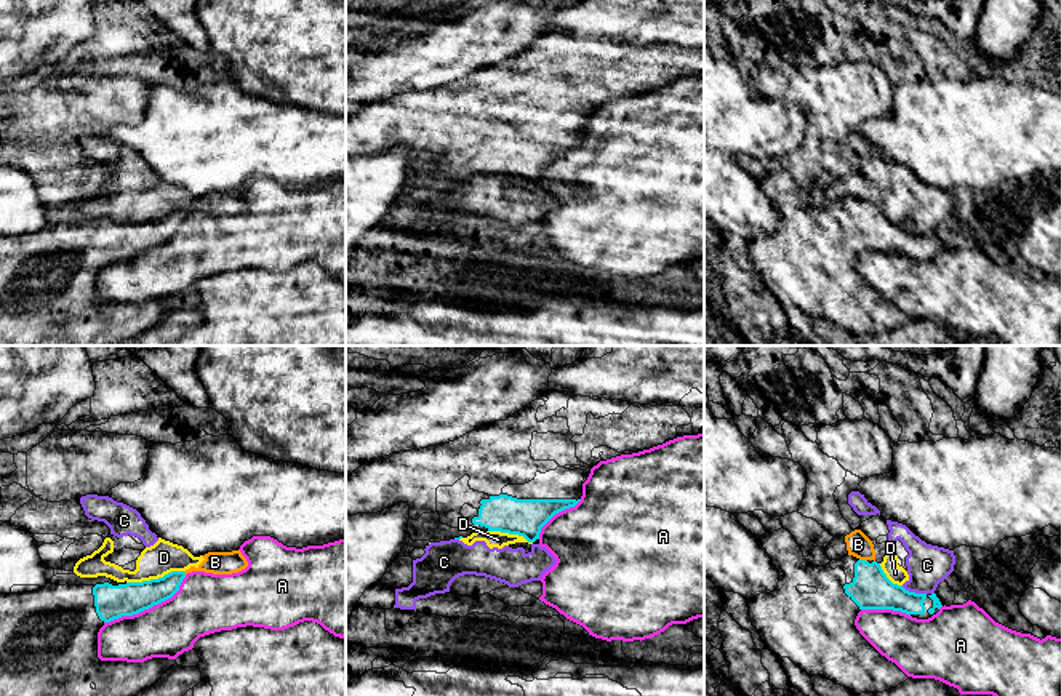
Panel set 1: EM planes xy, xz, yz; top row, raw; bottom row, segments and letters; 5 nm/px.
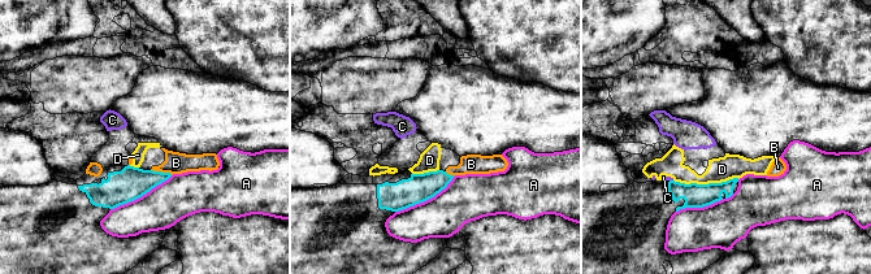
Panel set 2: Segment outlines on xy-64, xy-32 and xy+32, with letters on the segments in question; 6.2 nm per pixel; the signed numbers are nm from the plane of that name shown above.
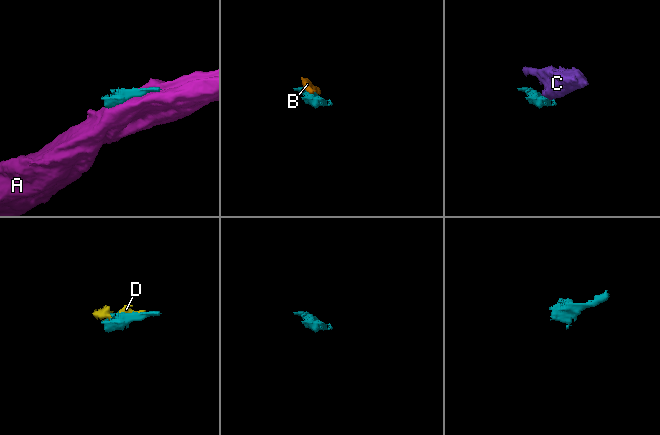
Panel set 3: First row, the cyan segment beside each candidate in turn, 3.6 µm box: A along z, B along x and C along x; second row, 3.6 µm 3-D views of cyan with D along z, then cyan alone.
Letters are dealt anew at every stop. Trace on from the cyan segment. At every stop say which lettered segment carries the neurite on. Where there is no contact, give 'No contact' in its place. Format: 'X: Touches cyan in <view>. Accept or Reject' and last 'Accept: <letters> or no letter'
A: Touches cyan in xy. Reject
B: Touches cyan in yz. Reject
C: Touches cyan in yz. Reject
D: Touches cyan in xy. Reject
Accept: no letter

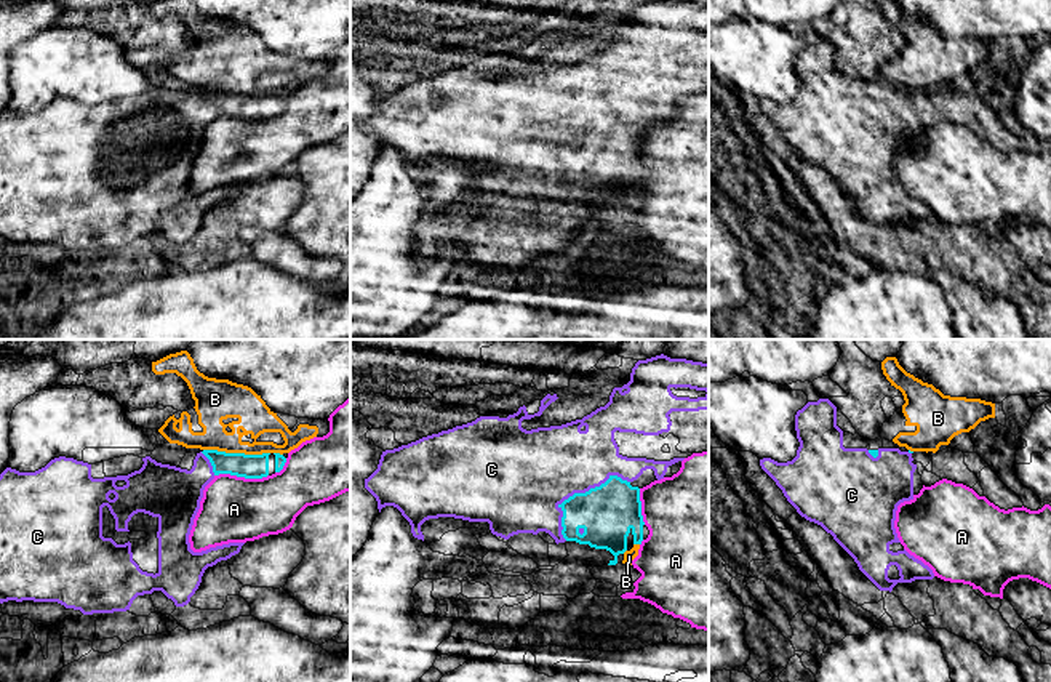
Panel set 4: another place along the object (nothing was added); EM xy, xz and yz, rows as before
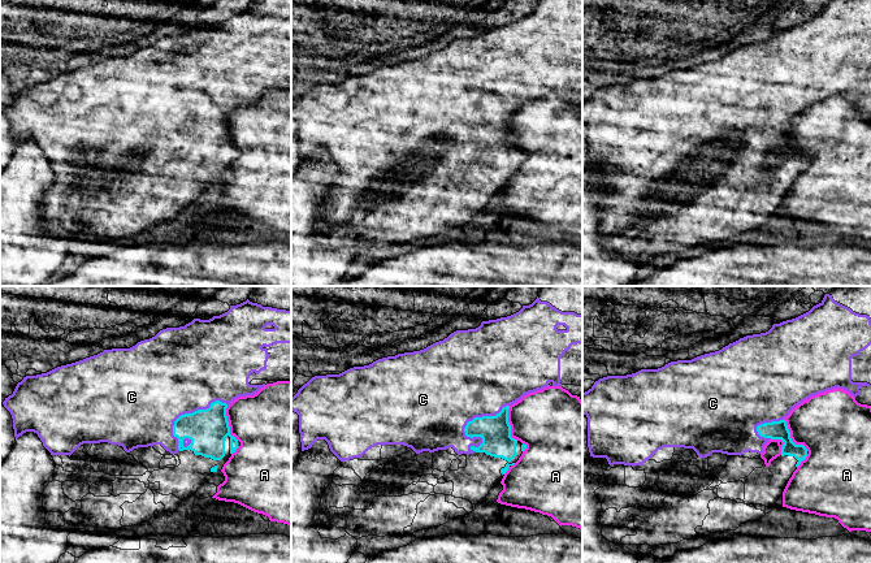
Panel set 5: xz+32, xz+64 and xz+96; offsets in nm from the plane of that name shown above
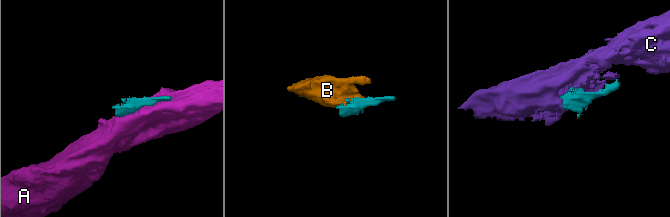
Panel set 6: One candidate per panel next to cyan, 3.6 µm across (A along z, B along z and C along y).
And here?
A: Touches cyan in xy. Reject
B: Touches cyan in xy. Reject
C: Touches cyan in xz. Accept
Accept: C

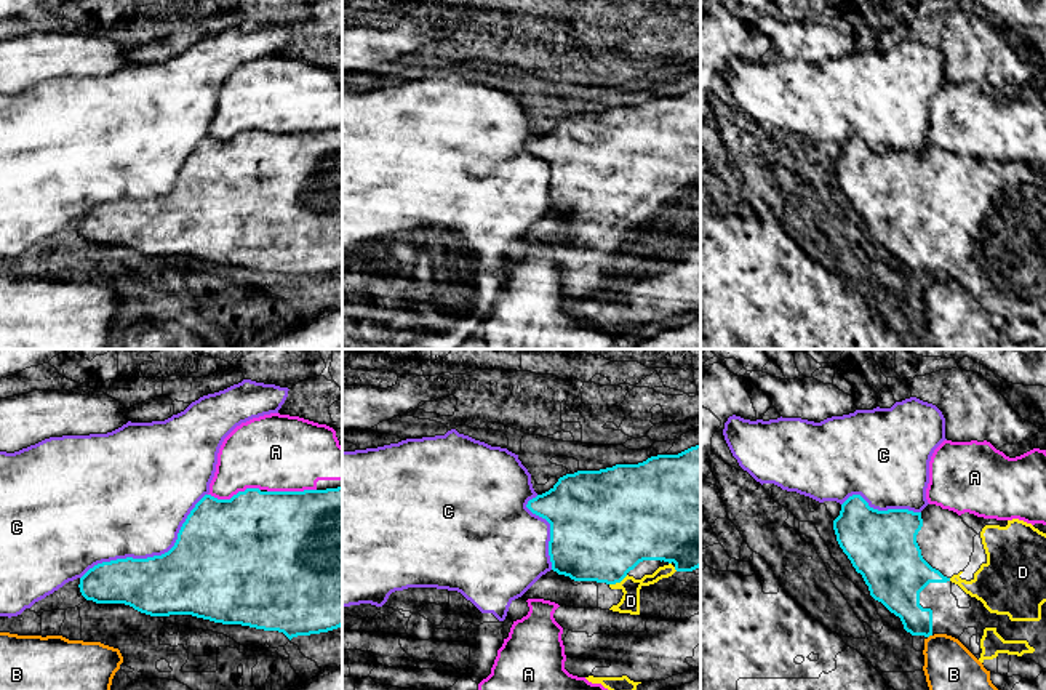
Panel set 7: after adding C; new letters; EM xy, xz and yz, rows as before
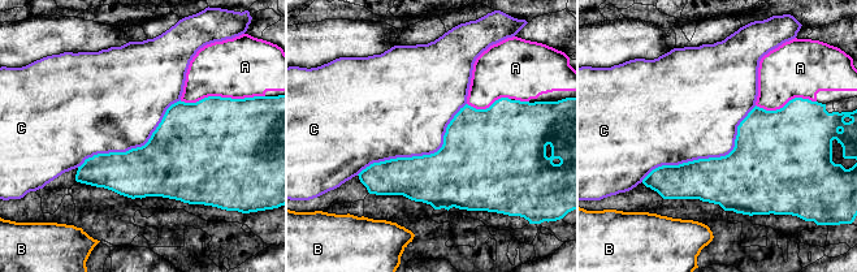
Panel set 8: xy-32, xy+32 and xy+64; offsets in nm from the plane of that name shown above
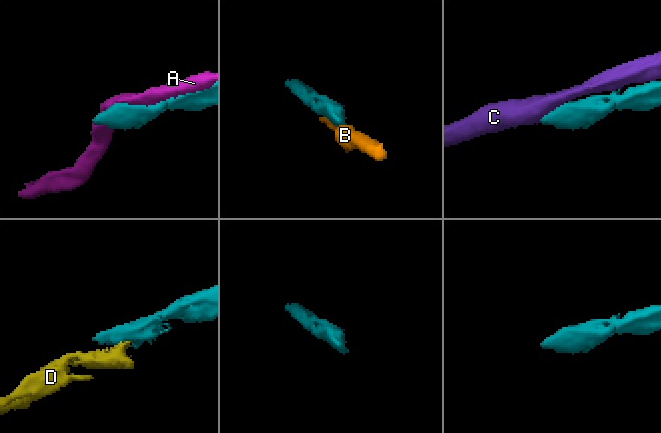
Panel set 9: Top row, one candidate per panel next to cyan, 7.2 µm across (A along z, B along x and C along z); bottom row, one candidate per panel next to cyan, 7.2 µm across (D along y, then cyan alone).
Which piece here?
A: Touches cyan in xy. Reject
B: Touches cyan in yz. Reject
C: Touches cyan in xy. Reject
D: Touches cyan in xz. Accept
Accept: D

